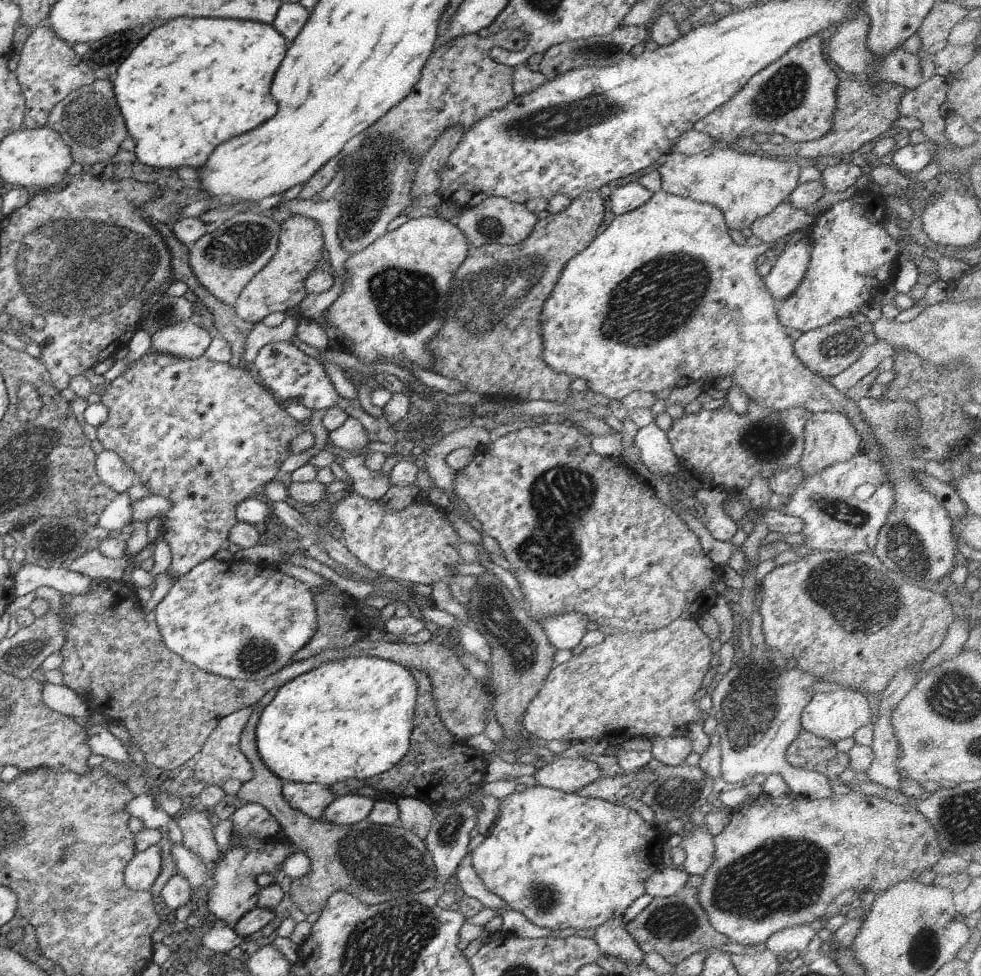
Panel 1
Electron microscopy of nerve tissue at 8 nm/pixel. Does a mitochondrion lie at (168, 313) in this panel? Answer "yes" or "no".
yes

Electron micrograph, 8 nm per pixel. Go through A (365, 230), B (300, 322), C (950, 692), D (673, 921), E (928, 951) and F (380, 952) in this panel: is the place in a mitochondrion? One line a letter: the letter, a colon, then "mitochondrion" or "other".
A: mitochondrion
B: other
C: mitochondrion
D: mitochondrion
E: mitochondrion
F: mitochondrion

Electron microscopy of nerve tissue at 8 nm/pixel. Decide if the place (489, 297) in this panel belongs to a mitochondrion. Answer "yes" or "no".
yes

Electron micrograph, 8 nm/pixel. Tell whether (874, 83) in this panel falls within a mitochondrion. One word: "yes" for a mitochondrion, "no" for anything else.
no

